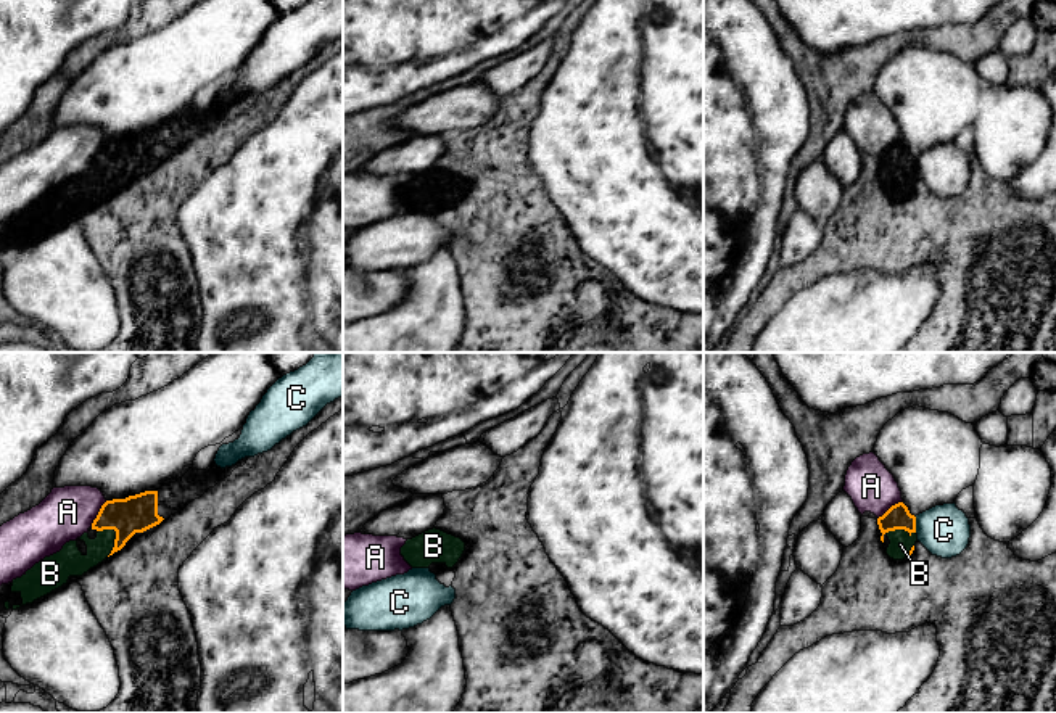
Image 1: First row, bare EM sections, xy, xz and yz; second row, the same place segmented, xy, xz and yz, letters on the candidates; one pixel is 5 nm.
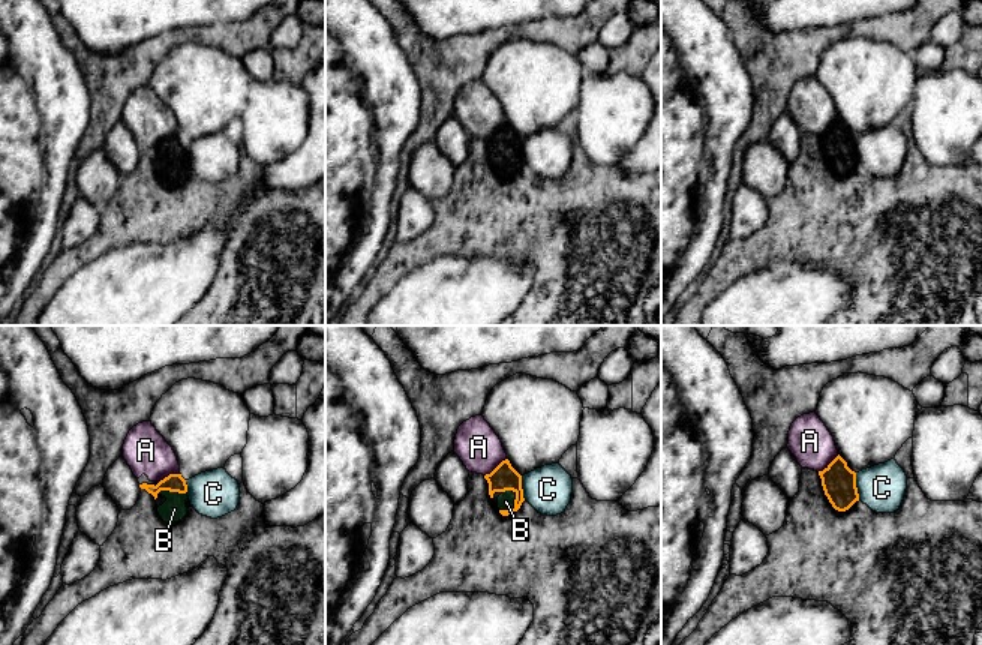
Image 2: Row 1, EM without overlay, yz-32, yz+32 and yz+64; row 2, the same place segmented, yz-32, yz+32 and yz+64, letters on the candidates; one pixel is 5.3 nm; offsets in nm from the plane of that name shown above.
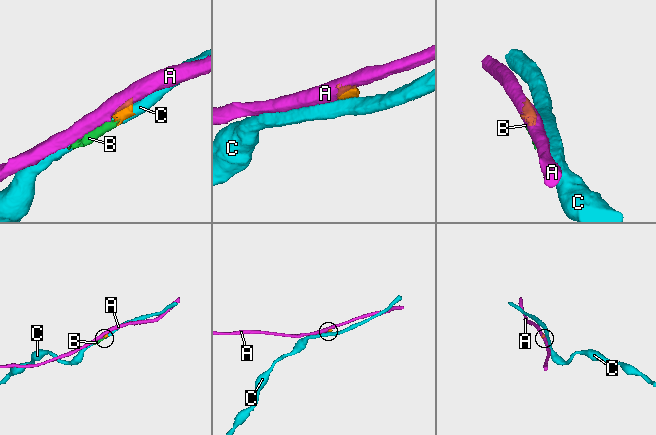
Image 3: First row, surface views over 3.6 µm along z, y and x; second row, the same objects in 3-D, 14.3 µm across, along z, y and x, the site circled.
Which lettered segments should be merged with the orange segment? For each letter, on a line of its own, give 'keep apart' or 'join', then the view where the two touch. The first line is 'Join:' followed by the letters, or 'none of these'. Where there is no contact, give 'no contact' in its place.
Join: B
A: keep apart; contact in xy
B: join; contact in xy
C: keep apart; contact in yz

